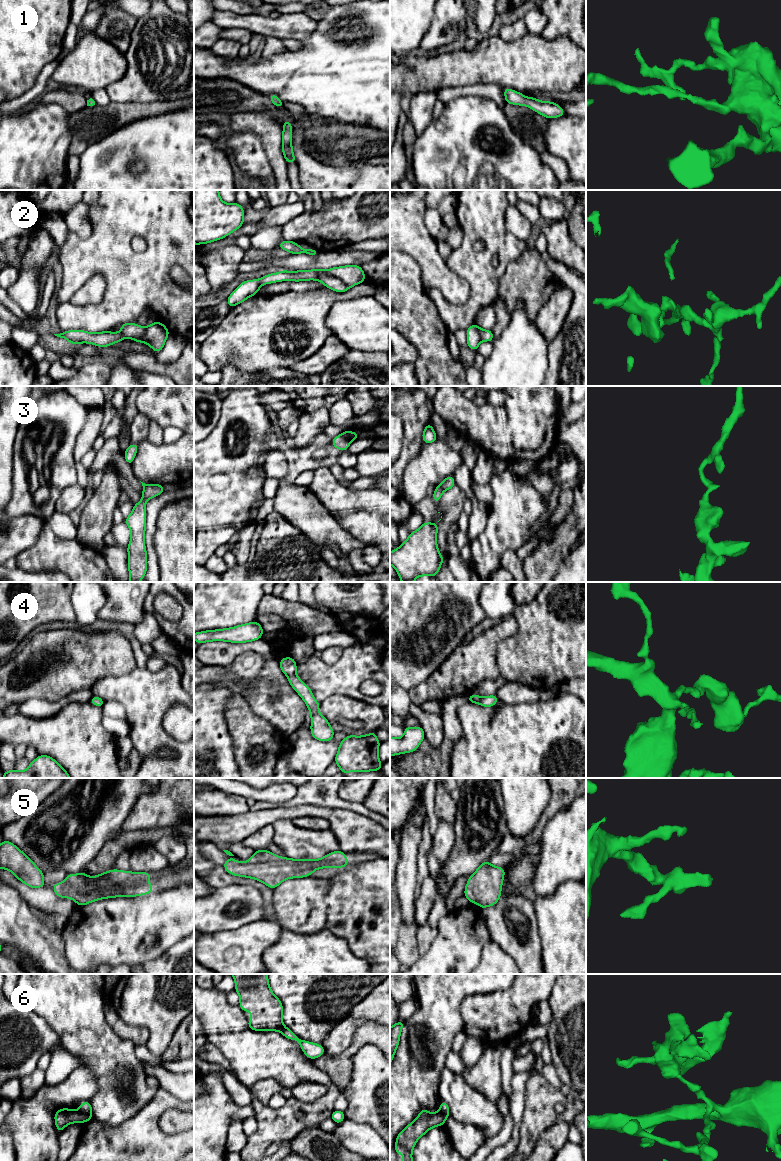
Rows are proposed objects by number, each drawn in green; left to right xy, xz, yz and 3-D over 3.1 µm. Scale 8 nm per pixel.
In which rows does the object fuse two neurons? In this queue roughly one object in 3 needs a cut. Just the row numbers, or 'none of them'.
2, 3, 6

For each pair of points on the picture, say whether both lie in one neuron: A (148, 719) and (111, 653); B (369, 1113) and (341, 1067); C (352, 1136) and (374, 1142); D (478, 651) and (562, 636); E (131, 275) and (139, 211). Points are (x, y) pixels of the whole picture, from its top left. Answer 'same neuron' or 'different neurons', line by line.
A: different neurons
B: different neurons
C: same neuron
D: different neurons
E: same neuron

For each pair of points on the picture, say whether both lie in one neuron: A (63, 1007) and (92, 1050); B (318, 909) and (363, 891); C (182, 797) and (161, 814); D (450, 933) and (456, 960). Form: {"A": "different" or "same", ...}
{"A": "same", "B": "different", "C": "same", "D": "same"}

